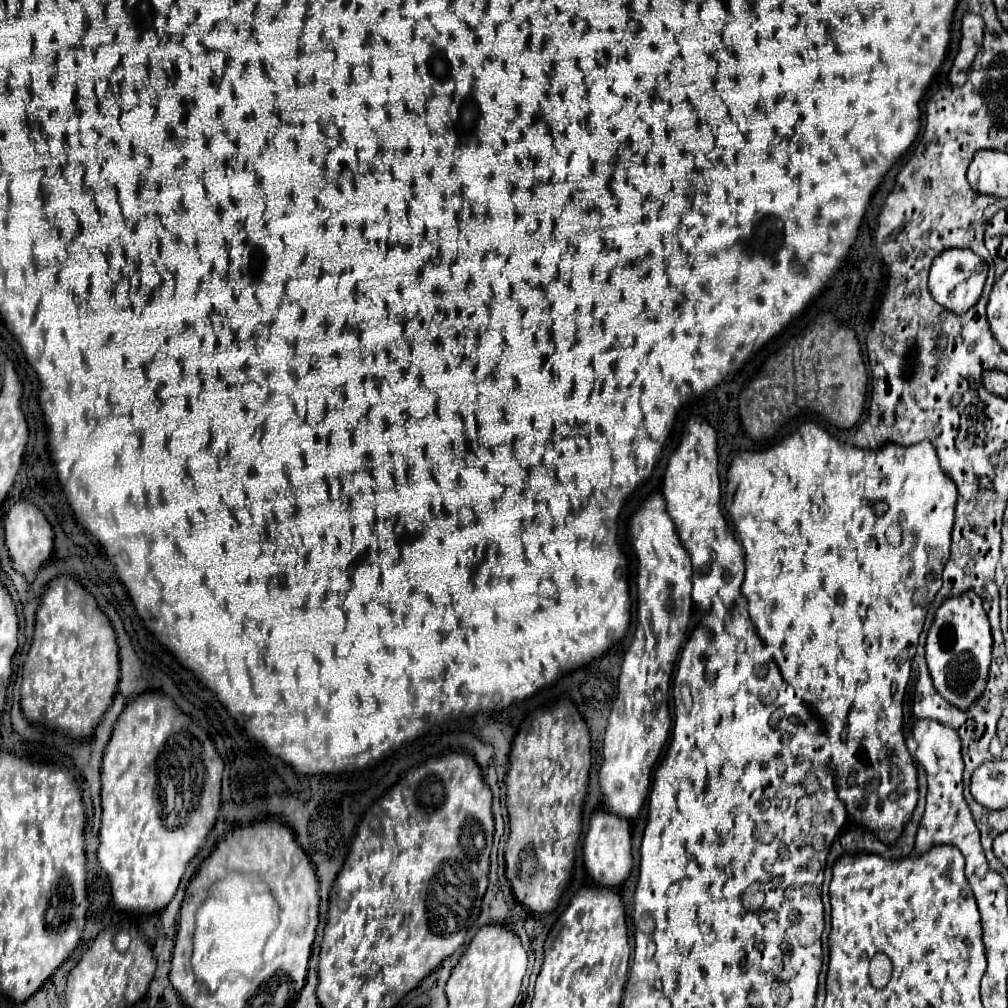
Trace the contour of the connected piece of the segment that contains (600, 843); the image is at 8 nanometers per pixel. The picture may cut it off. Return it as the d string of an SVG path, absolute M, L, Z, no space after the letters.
M597 810L591 816L589 832L583 842L583 858L585 858L585 868L589 876L593 878L595 884L605 886L605 888L617 888L621 886L633 868L633 856L631 856L631 826L623 818L617 818L611 812Z

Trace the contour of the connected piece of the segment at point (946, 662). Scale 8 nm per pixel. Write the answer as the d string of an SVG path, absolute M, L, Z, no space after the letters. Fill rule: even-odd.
M973 590L947 598L935 612L935 620L927 636L927 664L935 690L957 708L969 708L985 690L991 662L991 628L983 602Z

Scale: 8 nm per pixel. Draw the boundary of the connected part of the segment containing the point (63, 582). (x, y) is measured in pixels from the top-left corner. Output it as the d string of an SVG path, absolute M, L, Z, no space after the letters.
M75 576L55 578L41 596L33 644L23 666L21 710L25 718L83 742L93 736L105 716L117 694L117 682L119 654L111 622Z

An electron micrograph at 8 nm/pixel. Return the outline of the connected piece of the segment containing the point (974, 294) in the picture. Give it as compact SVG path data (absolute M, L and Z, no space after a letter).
M949 248L949 250L943 250L931 264L929 292L933 294L935 302L945 306L947 310L955 314L963 314L979 300L985 280L987 280L987 264L975 252L961 250L961 248Z

